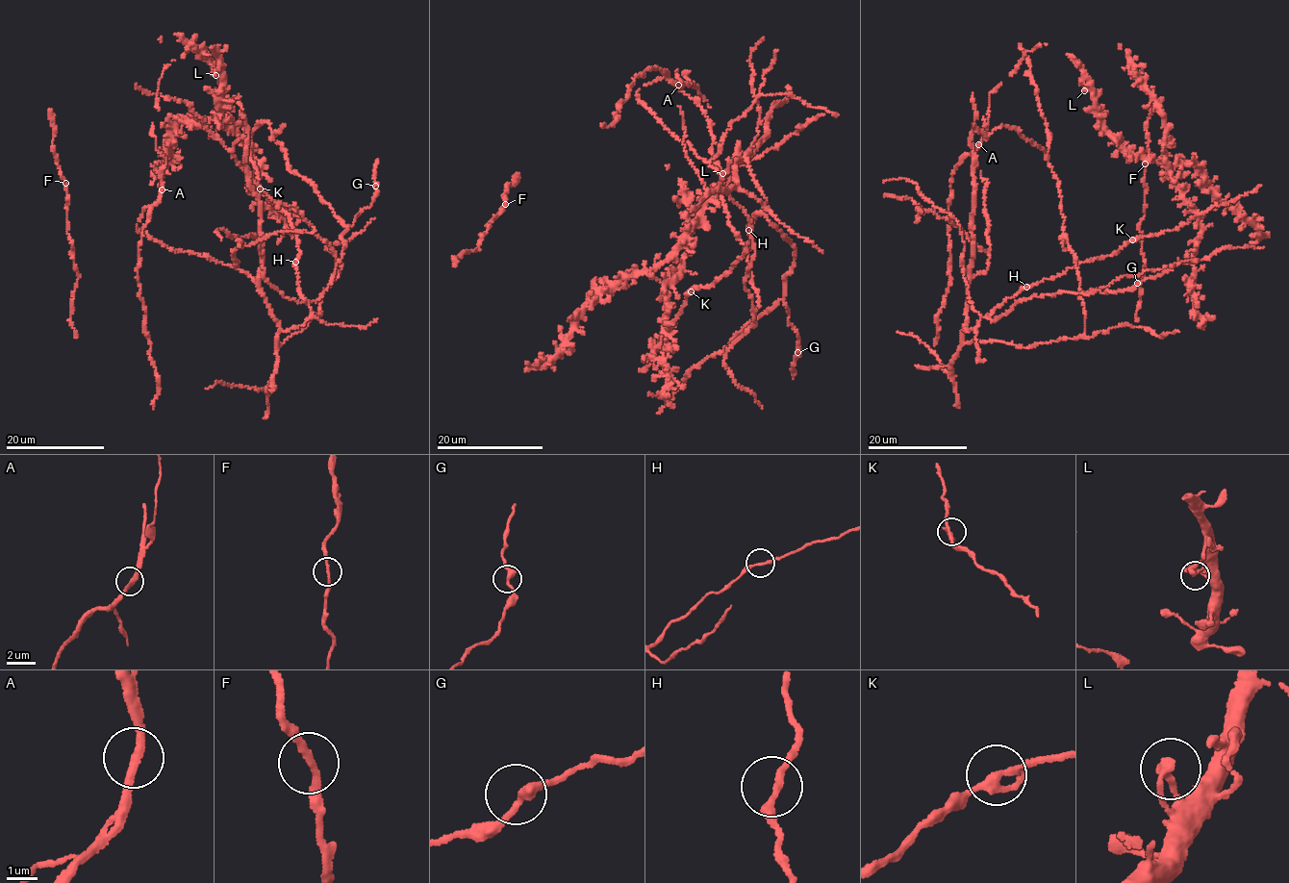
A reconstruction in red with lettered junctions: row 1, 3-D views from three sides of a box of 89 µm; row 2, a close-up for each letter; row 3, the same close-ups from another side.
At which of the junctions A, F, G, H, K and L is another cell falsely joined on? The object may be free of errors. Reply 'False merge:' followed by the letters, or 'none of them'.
False merge: A

